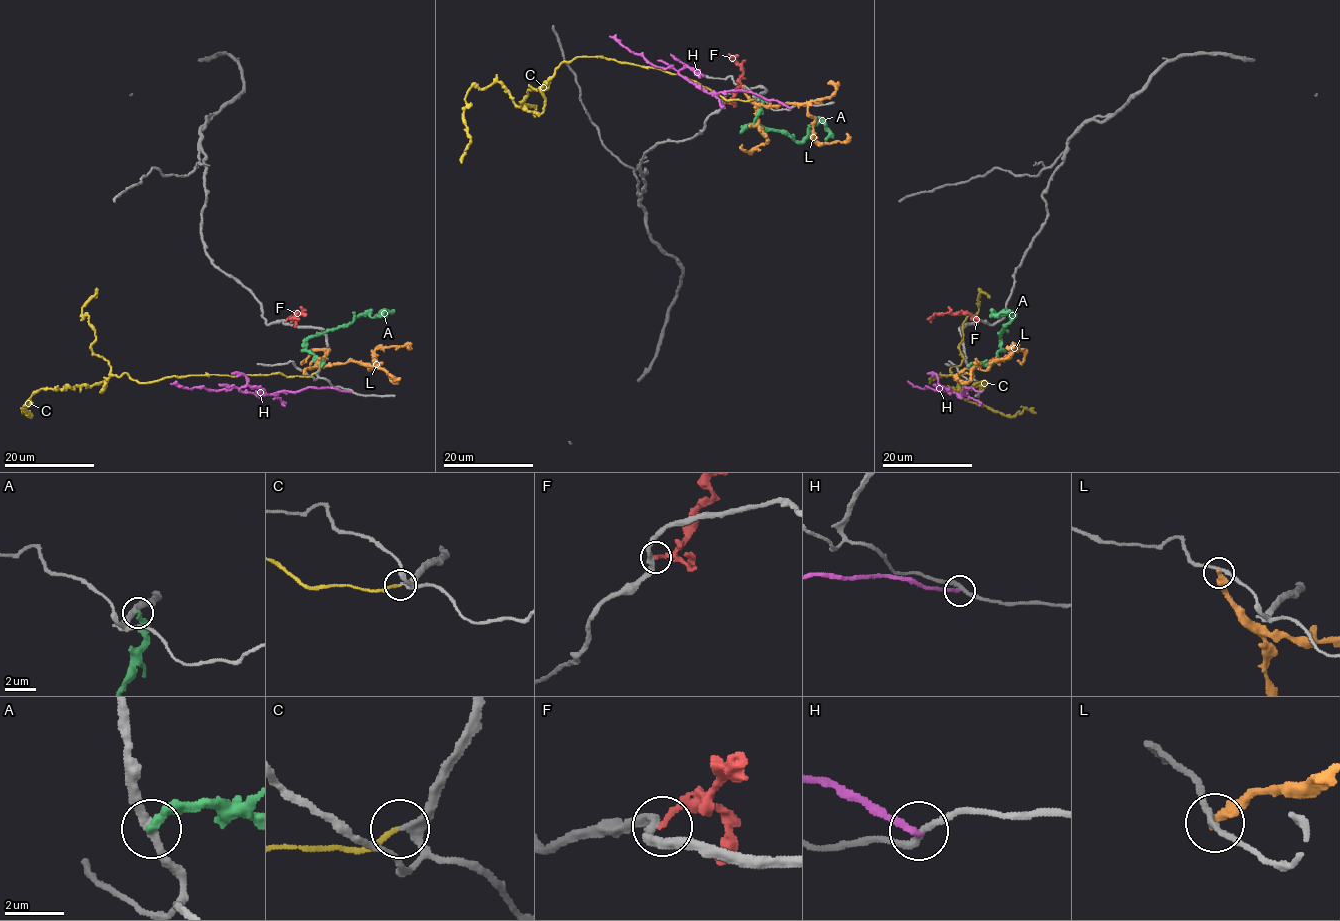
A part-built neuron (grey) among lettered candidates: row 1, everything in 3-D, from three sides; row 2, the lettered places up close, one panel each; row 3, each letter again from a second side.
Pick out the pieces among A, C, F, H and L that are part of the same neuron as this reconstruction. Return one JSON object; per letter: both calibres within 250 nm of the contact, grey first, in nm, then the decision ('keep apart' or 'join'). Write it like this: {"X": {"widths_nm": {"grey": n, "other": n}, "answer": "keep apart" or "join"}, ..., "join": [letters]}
{"A": {"widths_nm": {"grey": 300, "other": 280}, "answer": "keep apart"}, "C": {"widths_nm": {"grey": 260, "other": 160}, "answer": "join"}, "F": {"widths_nm": {"grey": 300, "other": 220}, "answer": "keep apart"}, "H": {"widths_nm": {"grey": 240, "other": 240}, "answer": "keep apart"}, "L": {"widths_nm": {"grey": 220, "other": 400}, "answer": "keep apart"}, "join": ["C"]}

